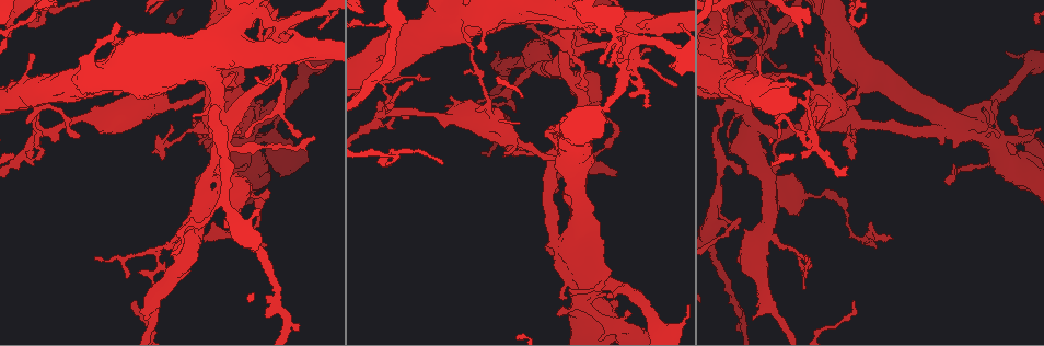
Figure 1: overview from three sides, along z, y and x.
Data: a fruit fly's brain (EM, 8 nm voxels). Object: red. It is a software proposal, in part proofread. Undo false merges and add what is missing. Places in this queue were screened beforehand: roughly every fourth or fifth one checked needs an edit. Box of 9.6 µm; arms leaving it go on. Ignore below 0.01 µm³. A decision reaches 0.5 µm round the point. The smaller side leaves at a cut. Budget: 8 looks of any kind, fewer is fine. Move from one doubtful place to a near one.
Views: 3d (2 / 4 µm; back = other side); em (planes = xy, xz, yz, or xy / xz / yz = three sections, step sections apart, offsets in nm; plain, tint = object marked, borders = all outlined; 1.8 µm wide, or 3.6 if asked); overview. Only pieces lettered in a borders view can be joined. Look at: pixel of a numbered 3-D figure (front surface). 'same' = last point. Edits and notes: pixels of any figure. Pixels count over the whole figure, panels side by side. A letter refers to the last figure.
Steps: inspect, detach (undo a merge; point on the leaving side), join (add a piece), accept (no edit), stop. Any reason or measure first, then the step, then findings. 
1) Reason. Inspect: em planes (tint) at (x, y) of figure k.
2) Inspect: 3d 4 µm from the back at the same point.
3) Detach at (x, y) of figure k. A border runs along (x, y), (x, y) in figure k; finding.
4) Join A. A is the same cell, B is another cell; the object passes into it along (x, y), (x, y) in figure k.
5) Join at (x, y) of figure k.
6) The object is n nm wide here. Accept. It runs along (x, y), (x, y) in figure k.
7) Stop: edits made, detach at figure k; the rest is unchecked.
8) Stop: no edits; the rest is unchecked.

Free end. Inspect: 3d 4 µm at (265, 246) of figure 1.

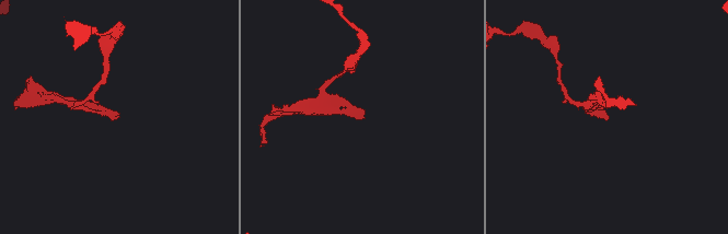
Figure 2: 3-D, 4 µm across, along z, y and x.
Need the tissue. Inspect: em xy step 4 (tint) at (605, 119) of figure 2.

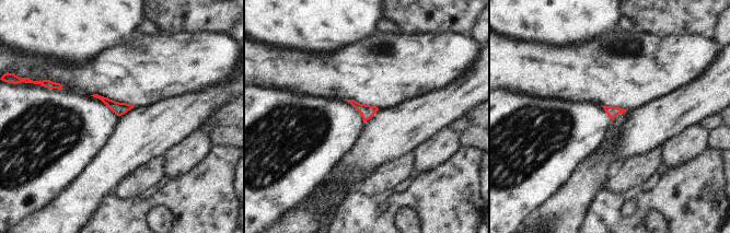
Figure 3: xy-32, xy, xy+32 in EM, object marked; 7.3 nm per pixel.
Another direction. Inspect: em xz step 8 (borders) at the same point.

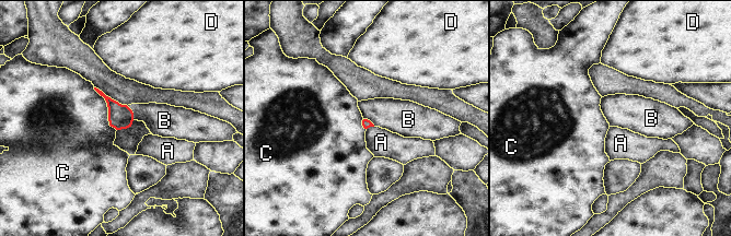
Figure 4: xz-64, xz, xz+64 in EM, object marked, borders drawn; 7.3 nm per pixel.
Accept. A, B, C and D are other cells; a border runs along (127, 106), (131, 110), (134, 119) in figure 4; no lettered piece goes on from it.

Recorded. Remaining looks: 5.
Thin neck. Inspect: 3d 2 µm at (180, 138) of figure 1.

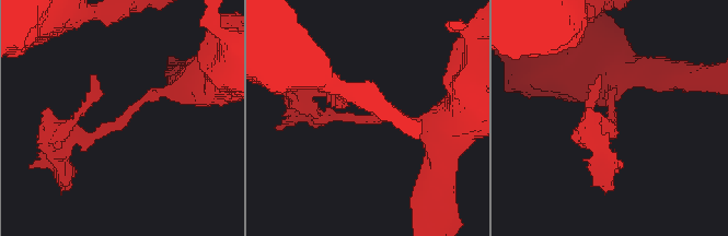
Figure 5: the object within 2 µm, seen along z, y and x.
Inspect: em xy step 4 (tint) at (612, 112) of figure 5.

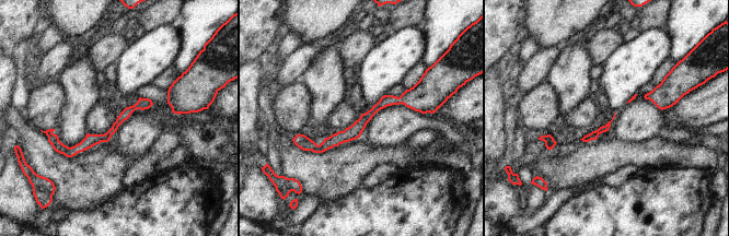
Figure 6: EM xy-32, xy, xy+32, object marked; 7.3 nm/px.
Inspect: em planes (borders) at the same point.

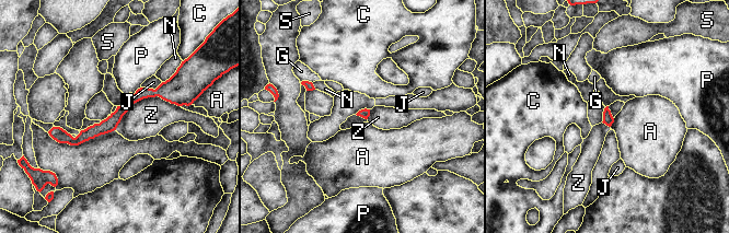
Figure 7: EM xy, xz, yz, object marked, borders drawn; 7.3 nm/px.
The object is 70 nm wide here; the longest contact is with Z, 500 nm. Accept. A, C, G, J, N, P, S and Z are other cells; one neuron here.

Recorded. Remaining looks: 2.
Inspect: em planes (borders) at (647, 49) of figure 1.

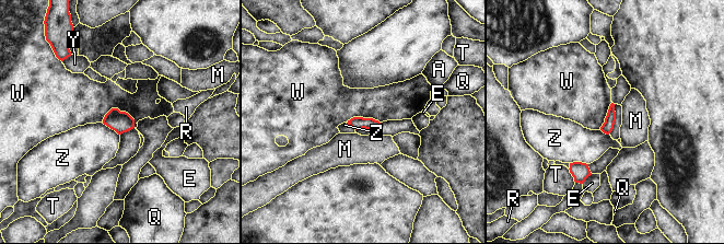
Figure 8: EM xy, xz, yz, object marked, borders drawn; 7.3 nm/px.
The longest contact is with W, 260 nm. Accept. A, E, M, Q, R, T, W, Y and Z are other cells; a border runs along (102, 119), (118, 108), (135, 127) in figure 8; no lettered piece goes on from it.

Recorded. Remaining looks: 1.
Stop: no edits; the rest is unchecked.

